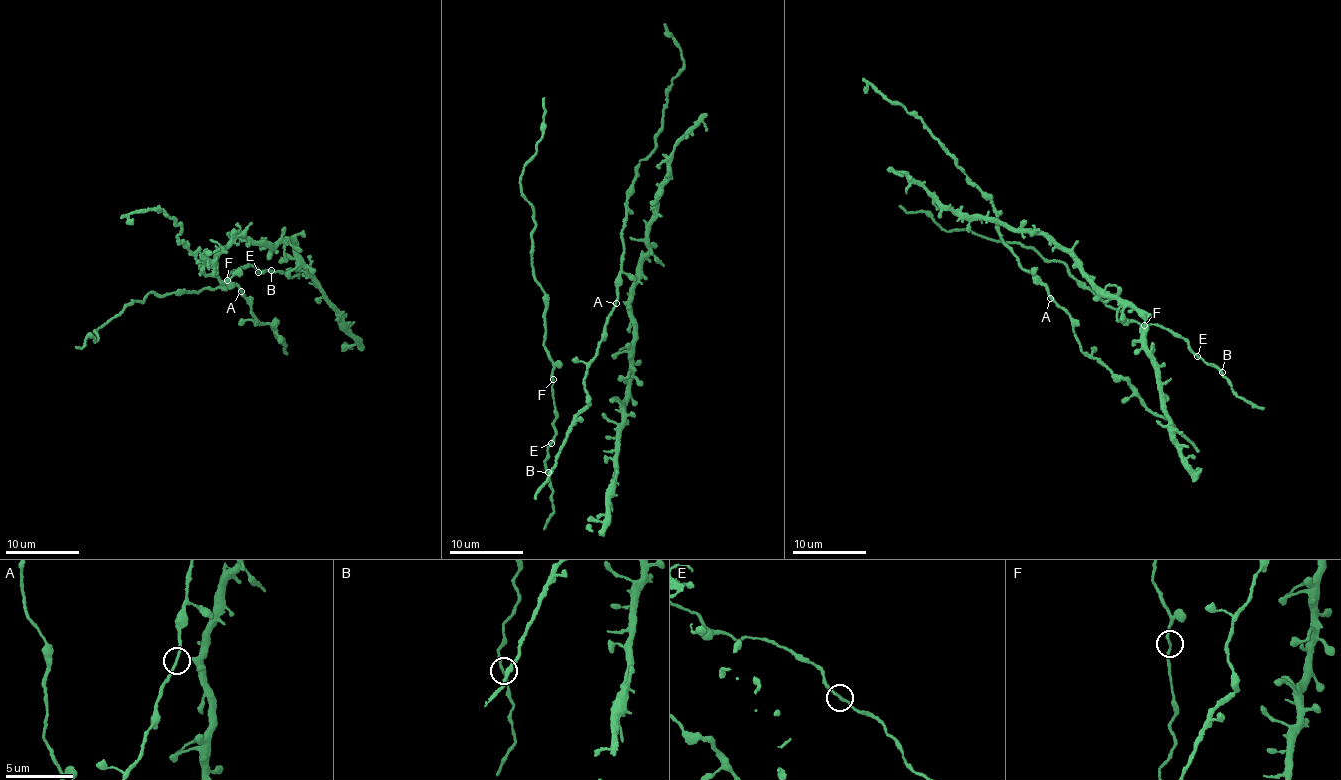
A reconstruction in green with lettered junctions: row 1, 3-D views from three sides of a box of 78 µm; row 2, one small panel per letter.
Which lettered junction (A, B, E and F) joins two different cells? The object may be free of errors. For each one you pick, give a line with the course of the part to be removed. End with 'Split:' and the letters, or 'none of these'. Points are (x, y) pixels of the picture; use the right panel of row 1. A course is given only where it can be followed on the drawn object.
Split: none of these

